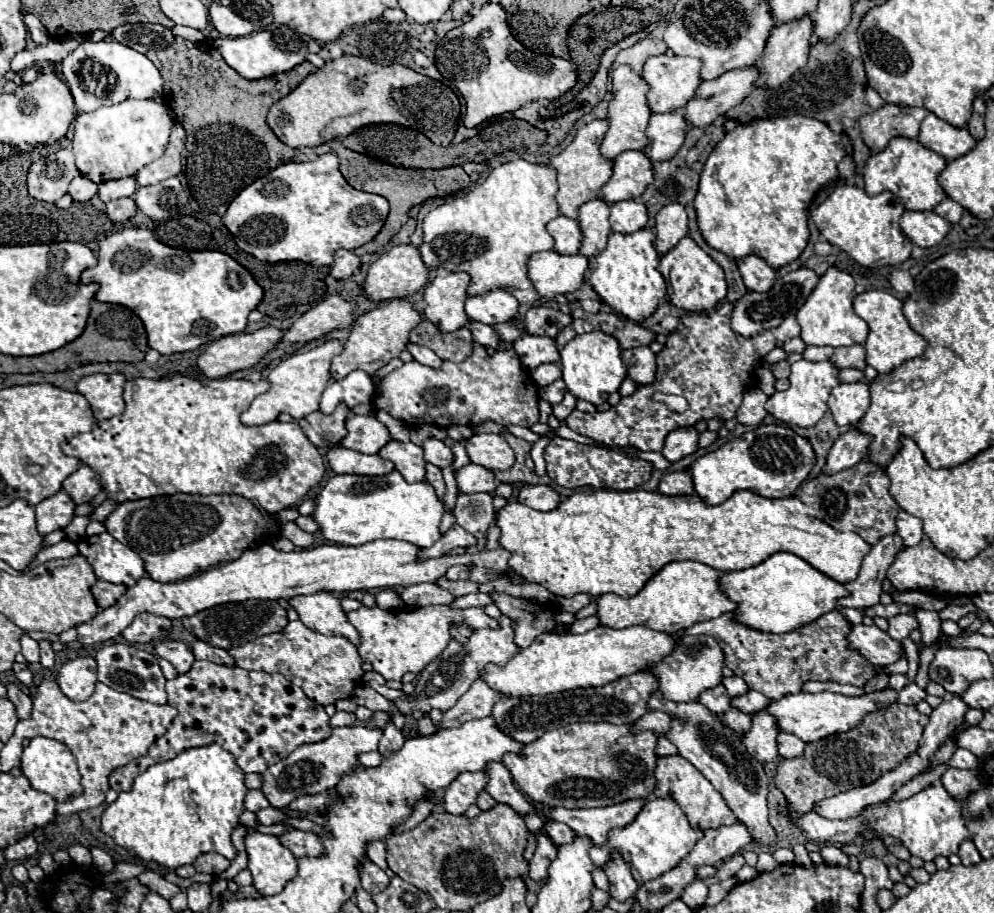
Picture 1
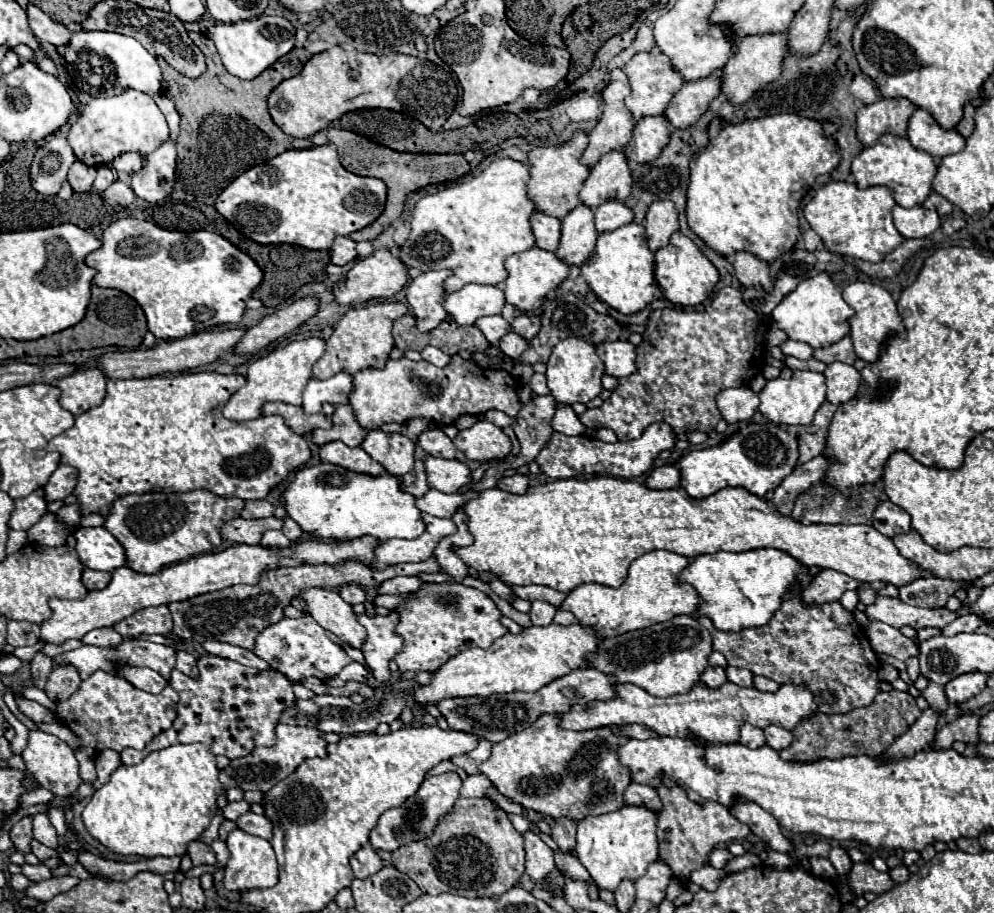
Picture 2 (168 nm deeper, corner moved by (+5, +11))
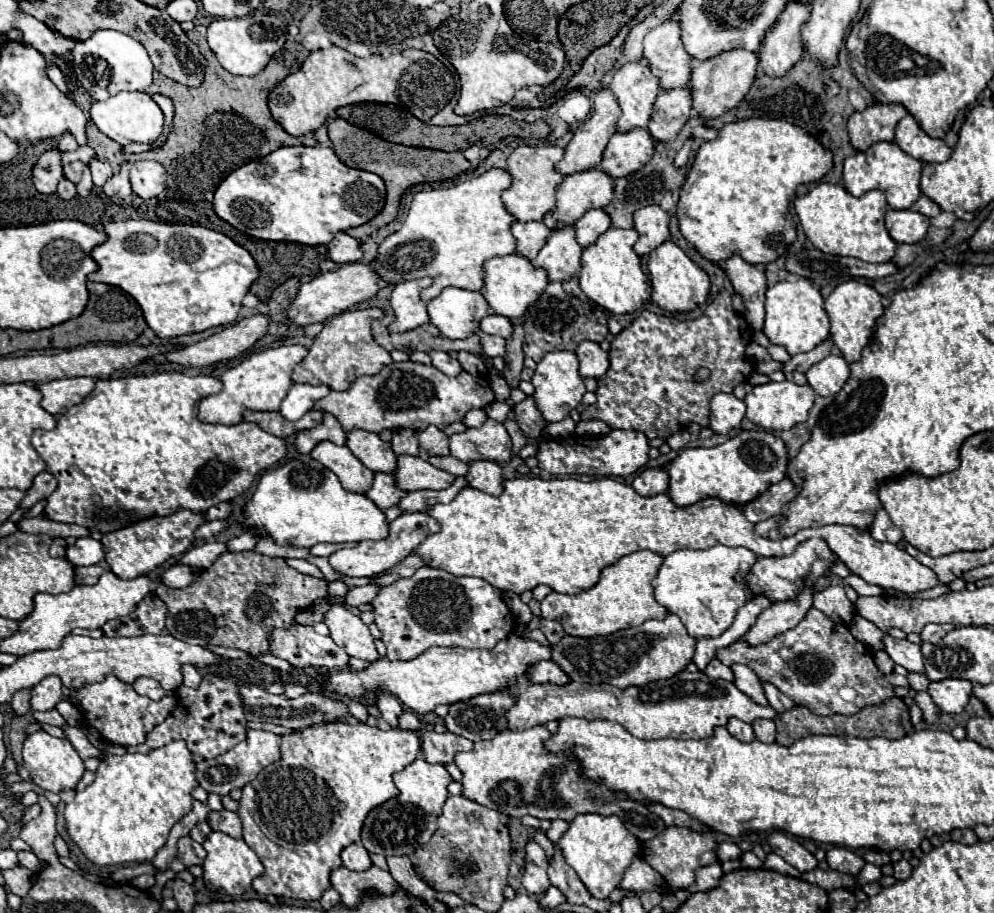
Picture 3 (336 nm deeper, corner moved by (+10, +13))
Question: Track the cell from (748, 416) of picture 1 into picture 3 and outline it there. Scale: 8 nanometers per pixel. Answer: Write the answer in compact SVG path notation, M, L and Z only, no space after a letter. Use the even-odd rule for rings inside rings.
M718 393L712 397L710 403L710 429L718 435L728 435L730 431L740 427L740 421L744 419L746 407L740 399L736 399L732 393Z

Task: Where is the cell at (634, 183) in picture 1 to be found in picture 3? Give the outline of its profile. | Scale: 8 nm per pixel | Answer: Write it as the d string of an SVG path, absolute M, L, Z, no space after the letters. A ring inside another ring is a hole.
M600 169L568 175L560 187L556 187L554 229L574 225L586 211L606 207L612 201L614 181Z

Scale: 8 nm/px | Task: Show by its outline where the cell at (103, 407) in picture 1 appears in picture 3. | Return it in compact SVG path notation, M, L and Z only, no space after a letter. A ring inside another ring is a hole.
M66 377L66 379L54 379L38 385L38 391L42 393L40 405L50 415L60 415L70 405L80 403L90 391L94 389L94 379L90 377Z

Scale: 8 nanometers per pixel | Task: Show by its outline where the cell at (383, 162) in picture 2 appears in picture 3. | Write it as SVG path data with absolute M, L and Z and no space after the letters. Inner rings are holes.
M336 117L330 121L328 125L328 135L332 139L334 151L338 155L338 159L354 169L364 169L370 173L376 173L384 179L386 183L386 205L384 209L368 223L360 225L360 227L352 227L346 233L360 239L364 235L370 235L374 231L378 231L380 227L392 223L398 215L398 205L400 205L400 197L404 195L404 191L412 185L418 183L432 183L432 181L444 181L450 177L456 177L460 173L464 173L466 169L470 169L468 159L464 157L462 151L454 151L454 153L446 153L446 151L434 151L434 149L420 149L420 147L404 147L404 145L396 145L396 143L384 143L384 139L380 139L378 135L360 129L352 123L348 123L342 117Z

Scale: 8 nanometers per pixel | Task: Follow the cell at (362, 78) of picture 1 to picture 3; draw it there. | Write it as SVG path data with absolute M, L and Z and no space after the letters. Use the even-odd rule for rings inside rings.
M332 45L328 49L320 49L320 51L312 51L310 57L302 63L302 69L298 69L296 73L288 75L284 81L280 81L274 91L270 93L270 111L272 117L284 127L284 131L288 131L290 135L306 135L316 131L318 127L322 127L328 119L328 115L332 111L336 111L338 107L350 105L350 103L362 103L362 101L372 101L372 103L392 103L392 105L402 105L406 107L414 117L418 117L420 121L428 123L442 107L448 105L448 101L454 97L456 93L456 83L452 77L452 71L438 61L434 55L420 51L420 49L406 49L400 53L390 55L388 59L382 55L372 55L368 59L360 59L350 55L348 51Z

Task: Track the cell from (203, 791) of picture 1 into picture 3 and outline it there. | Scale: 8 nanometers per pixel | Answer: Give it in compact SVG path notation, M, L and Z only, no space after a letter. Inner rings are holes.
M66 724L62 727L66 731L66 737L74 745L74 749L82 760L90 757L100 757L102 763L96 771L96 779L92 785L88 785L84 791L76 791L74 799L66 803L64 807L64 819L66 819L66 831L70 839L80 847L86 859L90 859L96 865L118 865L118 863L150 863L156 855L156 851L166 843L168 831L176 821L180 821L190 809L192 809L192 797L190 791L198 787L196 775L194 775L194 761L192 753L188 751L184 741L172 741L164 747L152 749L150 753L126 753L122 757L118 755L104 755L104 751L88 743L86 734L78 726Z

